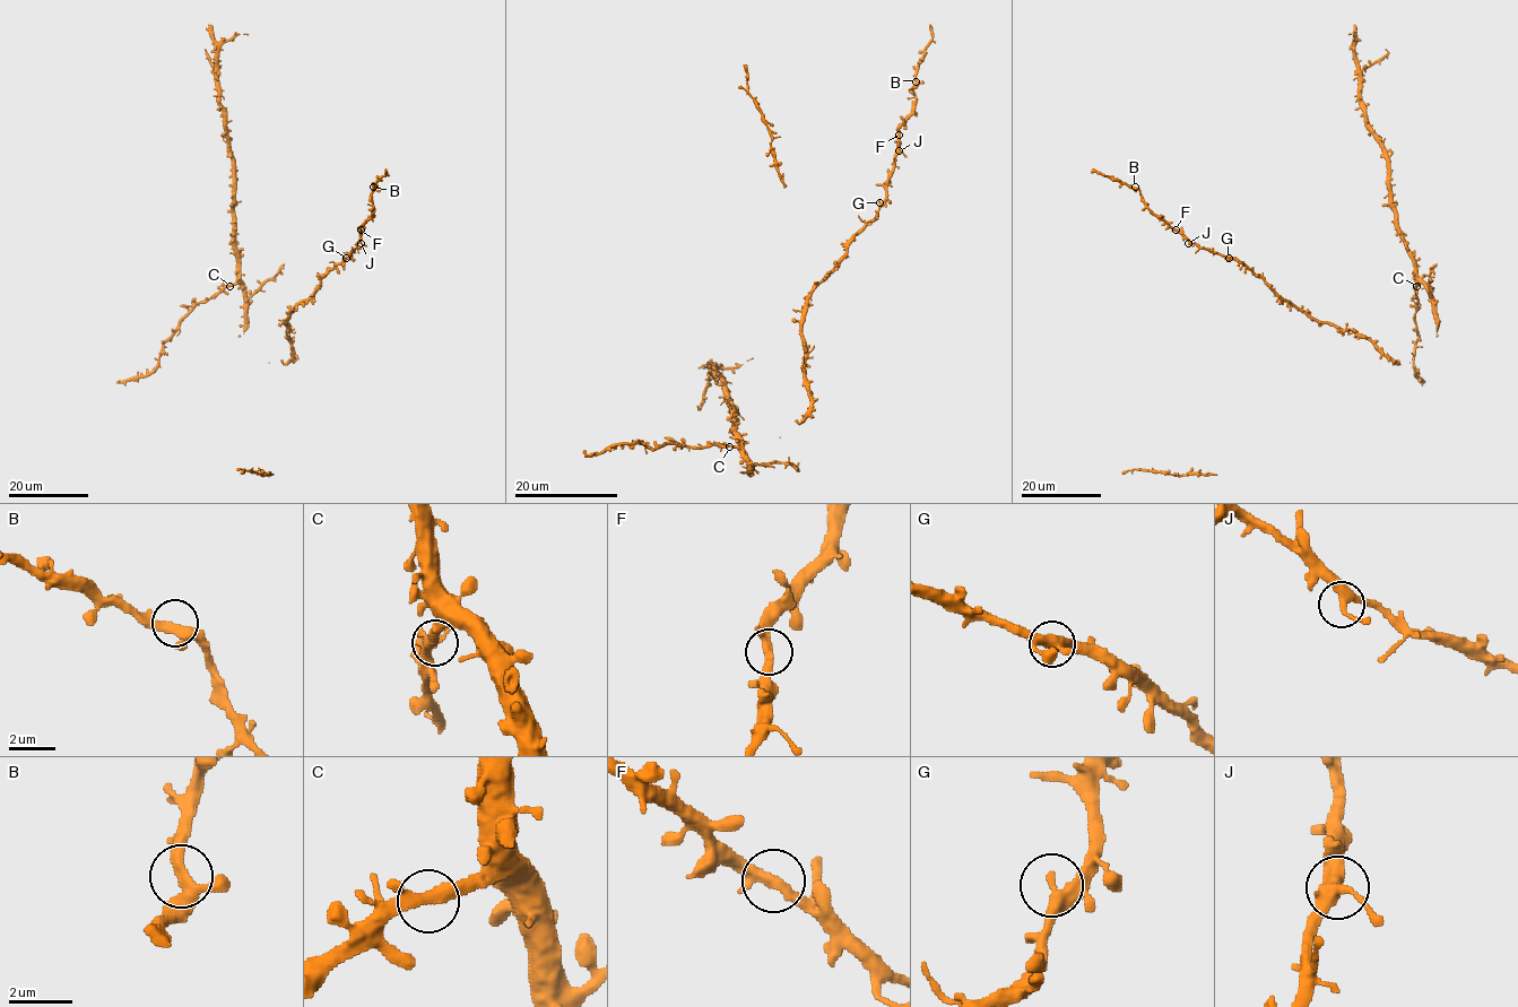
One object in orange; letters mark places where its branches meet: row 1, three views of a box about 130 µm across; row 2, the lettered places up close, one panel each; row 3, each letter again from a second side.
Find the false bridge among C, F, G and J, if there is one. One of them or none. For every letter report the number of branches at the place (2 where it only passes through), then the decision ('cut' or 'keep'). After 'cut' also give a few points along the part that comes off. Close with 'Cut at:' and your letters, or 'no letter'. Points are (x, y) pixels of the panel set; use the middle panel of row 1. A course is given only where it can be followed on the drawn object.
C: 3 | keep
F: 3 | keep
G: 3 | keep
J: 3 | keep
Cut at: no letter

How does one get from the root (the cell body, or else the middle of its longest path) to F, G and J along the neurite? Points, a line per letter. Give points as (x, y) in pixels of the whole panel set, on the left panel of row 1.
F: (283, 363), (292, 356), (286, 326), (288, 313), (313, 292), (329, 270), (350, 255), (361, 229)
G: (283, 363), (292, 356), (286, 326), (288, 313), (346, 258)
J: (283, 363), (292, 356), (286, 326), (288, 313), (361, 243)

